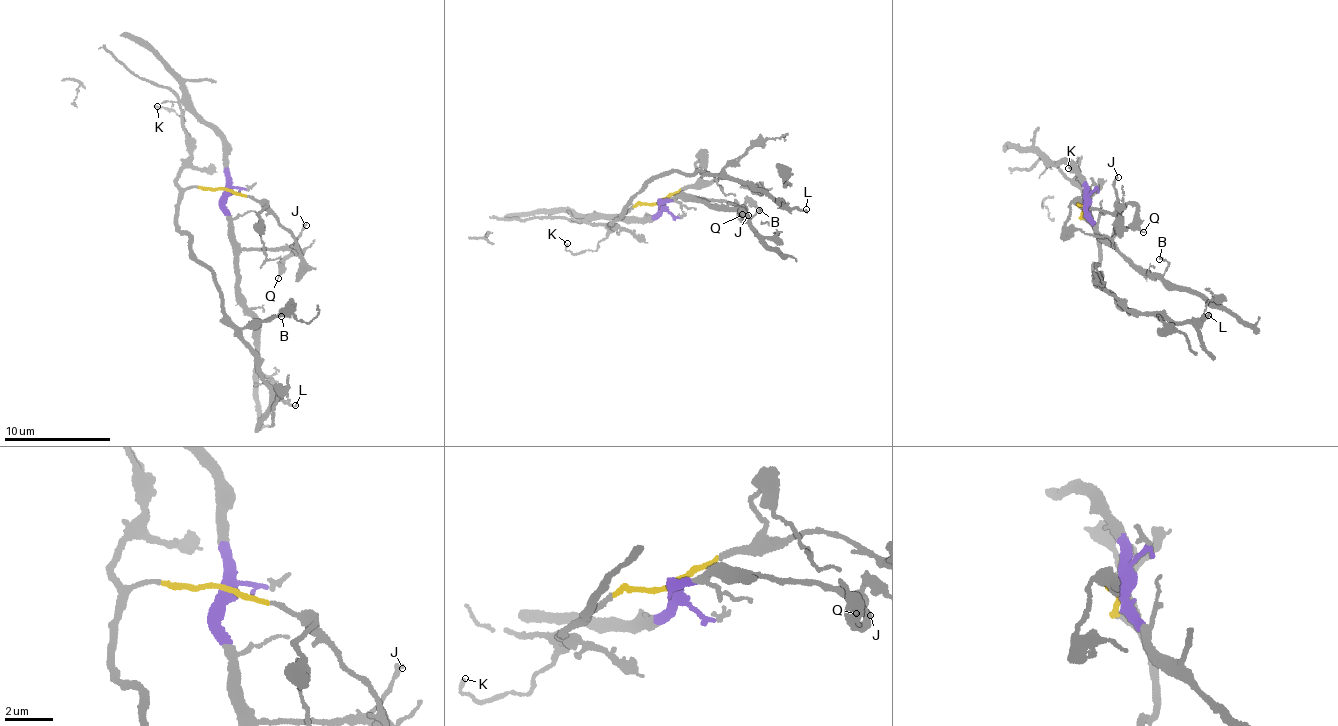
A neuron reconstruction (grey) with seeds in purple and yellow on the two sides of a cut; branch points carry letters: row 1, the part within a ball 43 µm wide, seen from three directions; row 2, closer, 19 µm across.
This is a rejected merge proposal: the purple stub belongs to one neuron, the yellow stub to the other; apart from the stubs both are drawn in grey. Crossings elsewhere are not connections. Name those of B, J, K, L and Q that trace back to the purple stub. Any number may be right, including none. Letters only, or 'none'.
B, J, Q

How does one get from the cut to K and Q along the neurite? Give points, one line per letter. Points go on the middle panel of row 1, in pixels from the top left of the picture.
K: (658, 202), (637, 203), (613, 222), (596, 249), (570, 253), (566, 243)
Q: (660, 202), (671, 200), (675, 193), (738, 205), (746, 213), (741, 219), (743, 215)

